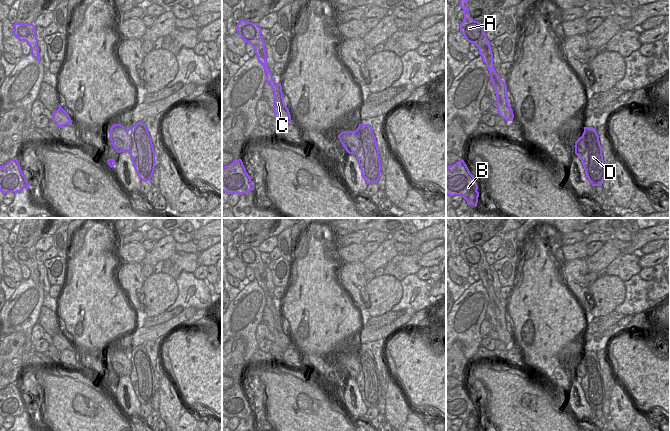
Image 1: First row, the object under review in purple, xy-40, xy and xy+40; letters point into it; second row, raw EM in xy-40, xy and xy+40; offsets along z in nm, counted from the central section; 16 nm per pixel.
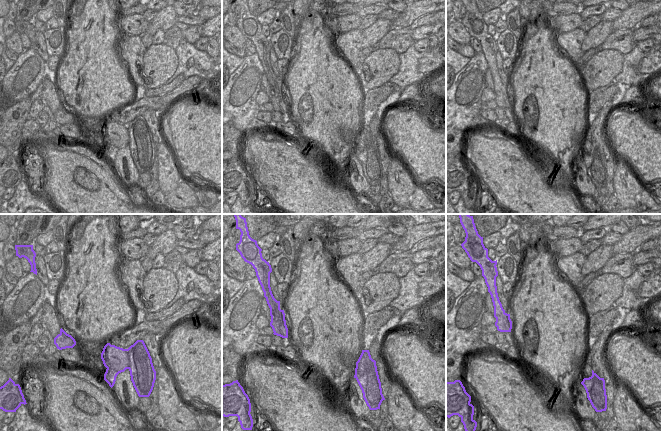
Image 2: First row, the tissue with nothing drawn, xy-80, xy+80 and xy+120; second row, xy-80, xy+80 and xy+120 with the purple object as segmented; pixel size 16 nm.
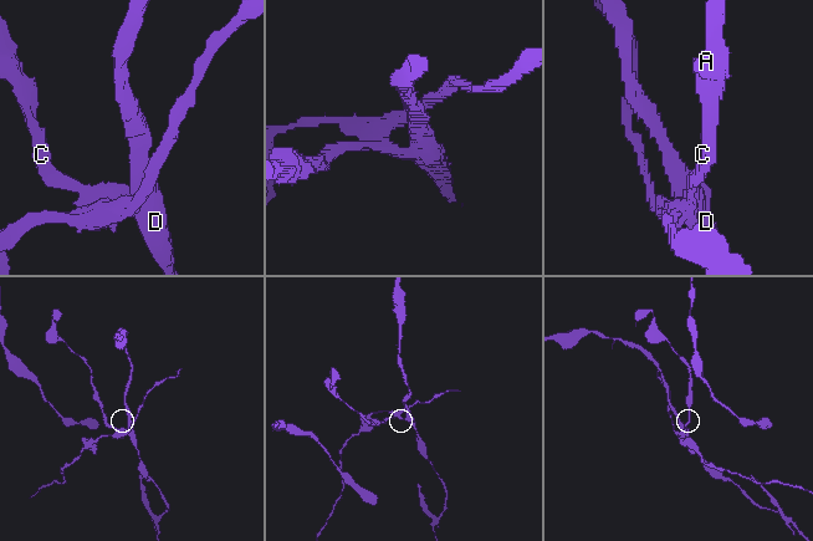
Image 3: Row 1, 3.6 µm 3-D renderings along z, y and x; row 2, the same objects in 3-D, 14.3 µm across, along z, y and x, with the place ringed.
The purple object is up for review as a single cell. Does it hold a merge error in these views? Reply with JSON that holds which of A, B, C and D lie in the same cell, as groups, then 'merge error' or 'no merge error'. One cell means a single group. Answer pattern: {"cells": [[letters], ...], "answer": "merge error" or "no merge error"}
{"cells": [["A", "B", "C"], ["D"]], "answer": "merge error"}

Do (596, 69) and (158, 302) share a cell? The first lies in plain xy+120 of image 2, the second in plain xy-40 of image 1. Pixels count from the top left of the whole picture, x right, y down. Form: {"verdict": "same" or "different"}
{"verdict": "same"}

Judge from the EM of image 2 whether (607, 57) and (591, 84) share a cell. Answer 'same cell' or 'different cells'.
same cell

